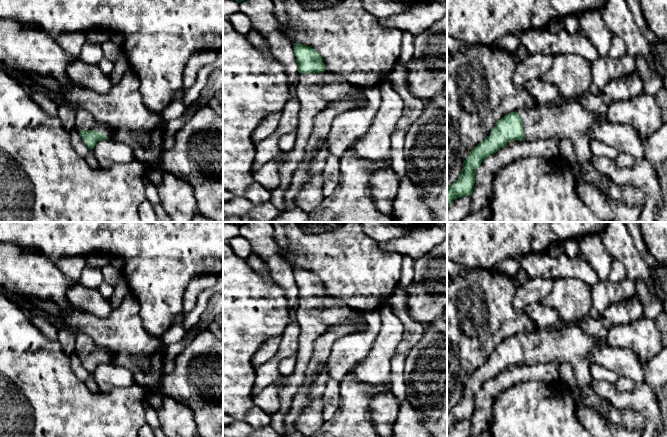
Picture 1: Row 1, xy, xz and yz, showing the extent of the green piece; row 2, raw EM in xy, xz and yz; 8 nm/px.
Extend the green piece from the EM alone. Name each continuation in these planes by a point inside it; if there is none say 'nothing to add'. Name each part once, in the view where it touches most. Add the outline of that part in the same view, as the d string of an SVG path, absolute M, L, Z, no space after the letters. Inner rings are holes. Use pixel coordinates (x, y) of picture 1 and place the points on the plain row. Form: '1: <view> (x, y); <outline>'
1: xy (84, 345); M83 333L76 334L76 346L74 351L78 357L80 355L94 354L107 360L111 363L113 359L113 350L98 346L92 339Z

